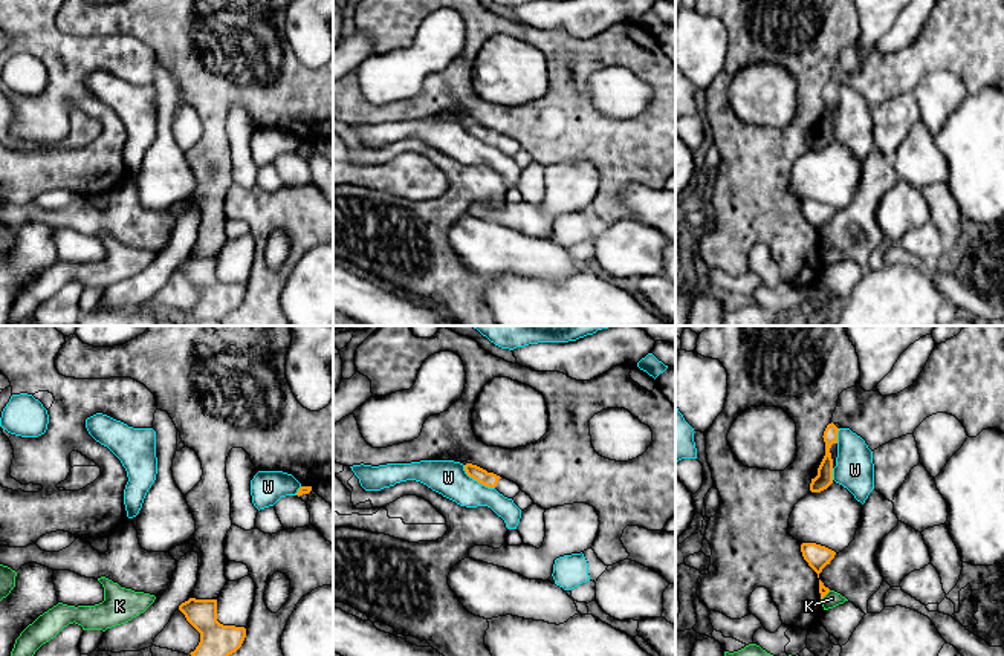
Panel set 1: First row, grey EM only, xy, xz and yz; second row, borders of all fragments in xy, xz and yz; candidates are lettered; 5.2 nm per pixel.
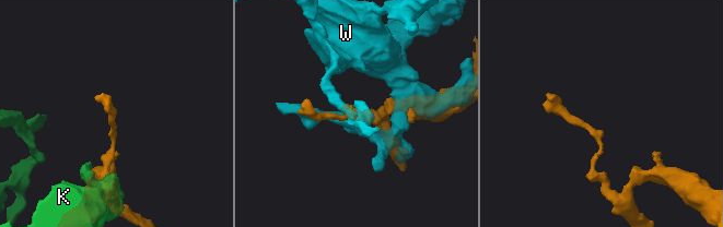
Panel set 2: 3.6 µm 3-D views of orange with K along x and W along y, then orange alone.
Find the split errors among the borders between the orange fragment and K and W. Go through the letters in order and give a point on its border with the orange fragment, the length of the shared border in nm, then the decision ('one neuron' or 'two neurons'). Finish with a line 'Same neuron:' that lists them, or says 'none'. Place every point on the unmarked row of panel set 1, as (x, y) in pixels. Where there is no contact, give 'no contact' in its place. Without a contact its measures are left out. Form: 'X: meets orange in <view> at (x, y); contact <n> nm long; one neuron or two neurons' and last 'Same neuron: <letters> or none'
K: meets orange in yz at (825, 251); contact 80 nm long; two neurons
W: meets orange in xz at (477, 138); contact 200 nm long; two neurons
Same neuron: none

